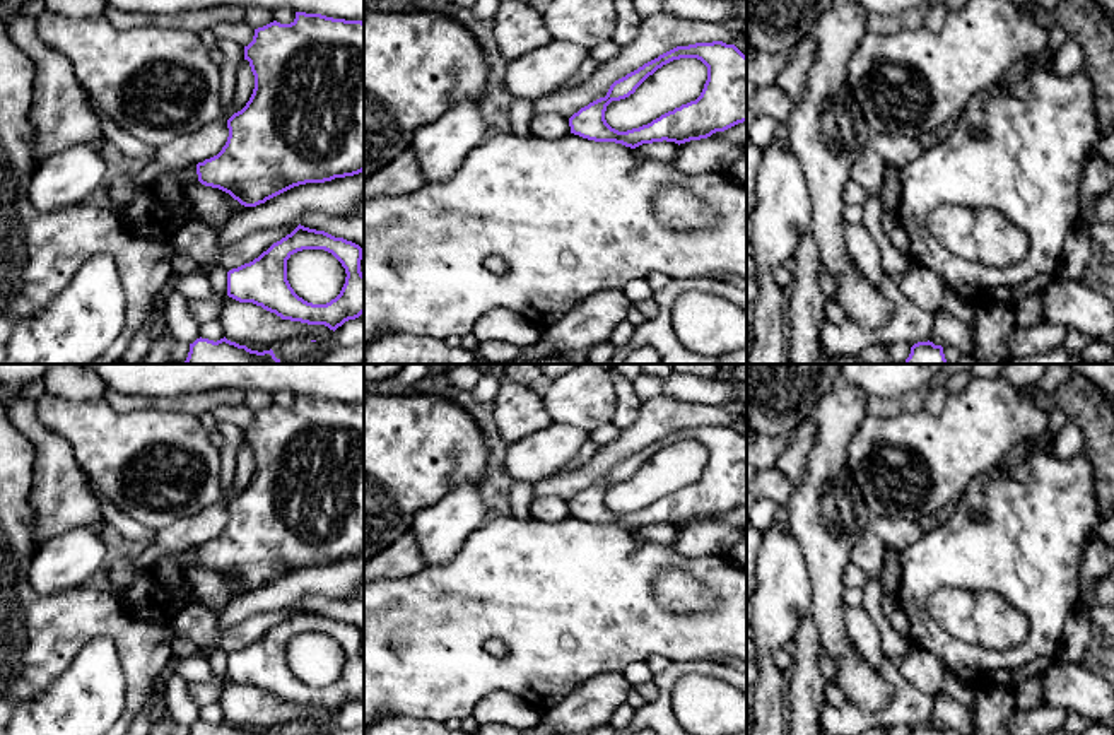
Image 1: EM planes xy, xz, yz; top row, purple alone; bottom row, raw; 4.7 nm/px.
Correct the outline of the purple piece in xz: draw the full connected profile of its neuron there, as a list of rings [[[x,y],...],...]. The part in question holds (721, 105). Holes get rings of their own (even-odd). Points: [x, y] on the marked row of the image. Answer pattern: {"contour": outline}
{"contour": [[[723,41],[677,46],[637,70],[615,80],[607,96],[581,108],[569,118],[571,133],[595,142],[615,142],[636,149],[642,144],[707,138],[747,121],[747,56]],[[697,58],[707,67],[707,80],[695,101],[661,115],[648,125],[619,132],[605,120],[607,106],[636,92],[663,65]]]}

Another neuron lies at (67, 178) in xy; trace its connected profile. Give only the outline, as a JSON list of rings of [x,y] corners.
[[[79,144],[46,157],[29,183],[31,203],[43,212],[80,205],[106,178],[101,150]]]

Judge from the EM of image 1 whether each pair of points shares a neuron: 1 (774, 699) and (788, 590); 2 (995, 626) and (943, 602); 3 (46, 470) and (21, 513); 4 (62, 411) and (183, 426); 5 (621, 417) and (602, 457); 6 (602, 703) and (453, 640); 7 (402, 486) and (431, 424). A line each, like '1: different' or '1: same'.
1: same
2: same
3: different
4: same
5: different
6: different
7: same

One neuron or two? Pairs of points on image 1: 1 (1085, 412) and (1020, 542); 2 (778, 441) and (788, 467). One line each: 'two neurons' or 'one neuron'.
1: two neurons
2: two neurons

